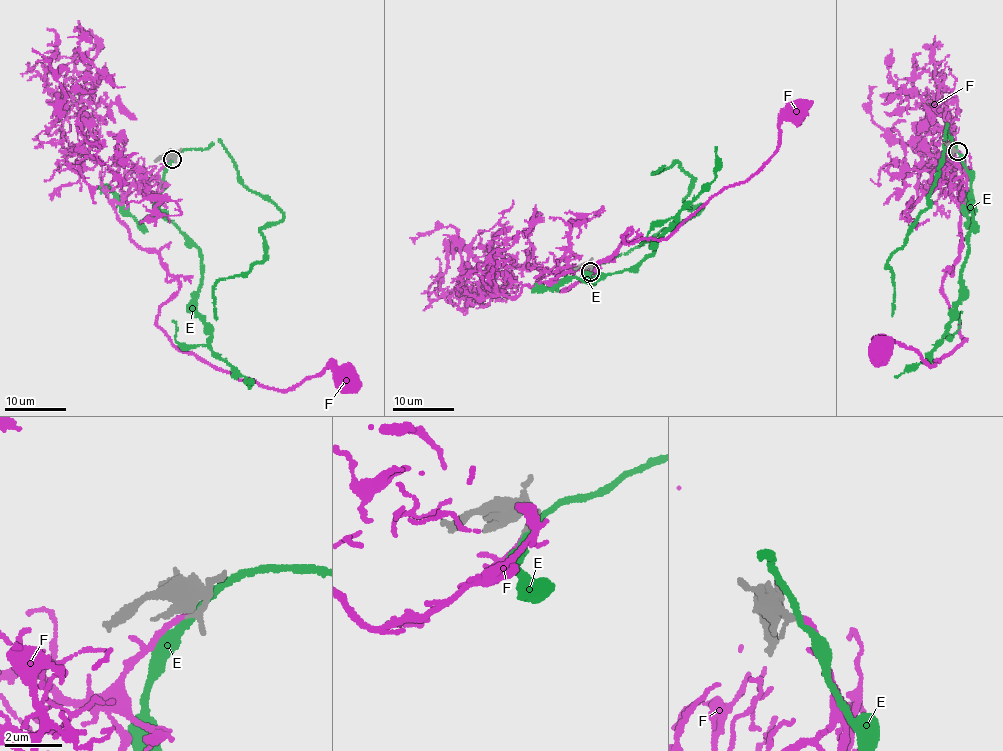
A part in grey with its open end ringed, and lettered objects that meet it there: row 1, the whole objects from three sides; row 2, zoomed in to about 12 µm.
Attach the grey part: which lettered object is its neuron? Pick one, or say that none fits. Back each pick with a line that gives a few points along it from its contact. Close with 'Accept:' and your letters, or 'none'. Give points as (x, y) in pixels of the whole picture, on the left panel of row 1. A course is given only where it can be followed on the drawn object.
F: via (172, 158), (124, 174), (113, 206), (179, 282), (164, 335), (275, 388), (328, 365), (346, 379)
Accept: F

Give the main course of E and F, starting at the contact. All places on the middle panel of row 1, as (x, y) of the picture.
E: (591, 270), (701, 209), (701, 205), (686, 209), (693, 180), (678, 163), (653, 174), (664, 165)
F: (590, 271), (552, 284), (607, 258), (630, 228), (628, 244), (665, 238), (748, 180), (798, 112)

